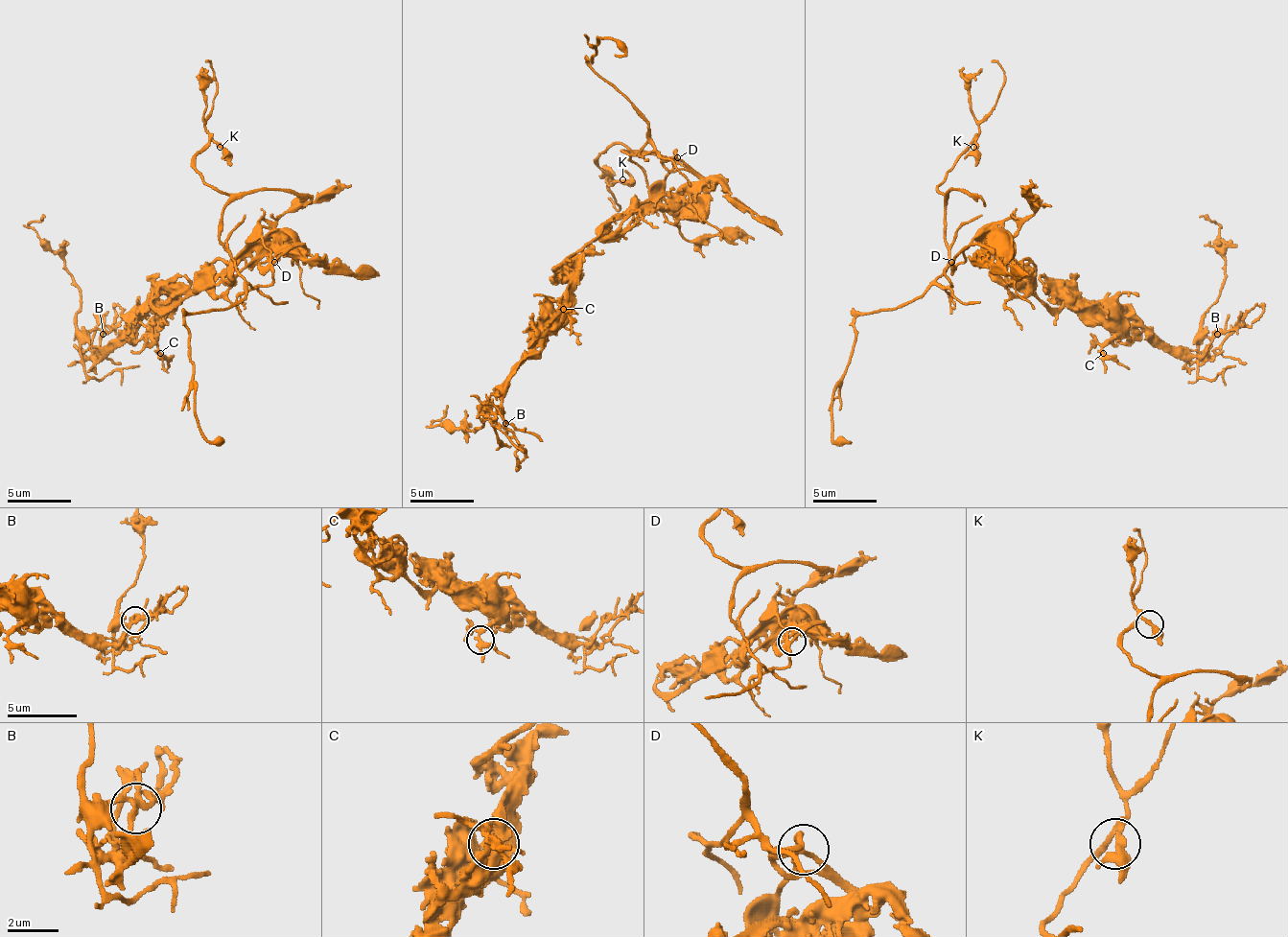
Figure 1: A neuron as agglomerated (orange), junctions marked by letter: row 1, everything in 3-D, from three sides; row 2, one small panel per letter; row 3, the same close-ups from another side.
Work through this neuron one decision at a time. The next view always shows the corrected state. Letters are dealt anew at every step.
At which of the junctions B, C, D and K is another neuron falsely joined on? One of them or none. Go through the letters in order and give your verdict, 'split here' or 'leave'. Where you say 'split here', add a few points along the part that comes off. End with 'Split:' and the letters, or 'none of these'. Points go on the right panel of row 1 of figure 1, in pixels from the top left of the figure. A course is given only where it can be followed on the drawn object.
B: leave
C: leave
D: leave
K: leave
Split: none of these

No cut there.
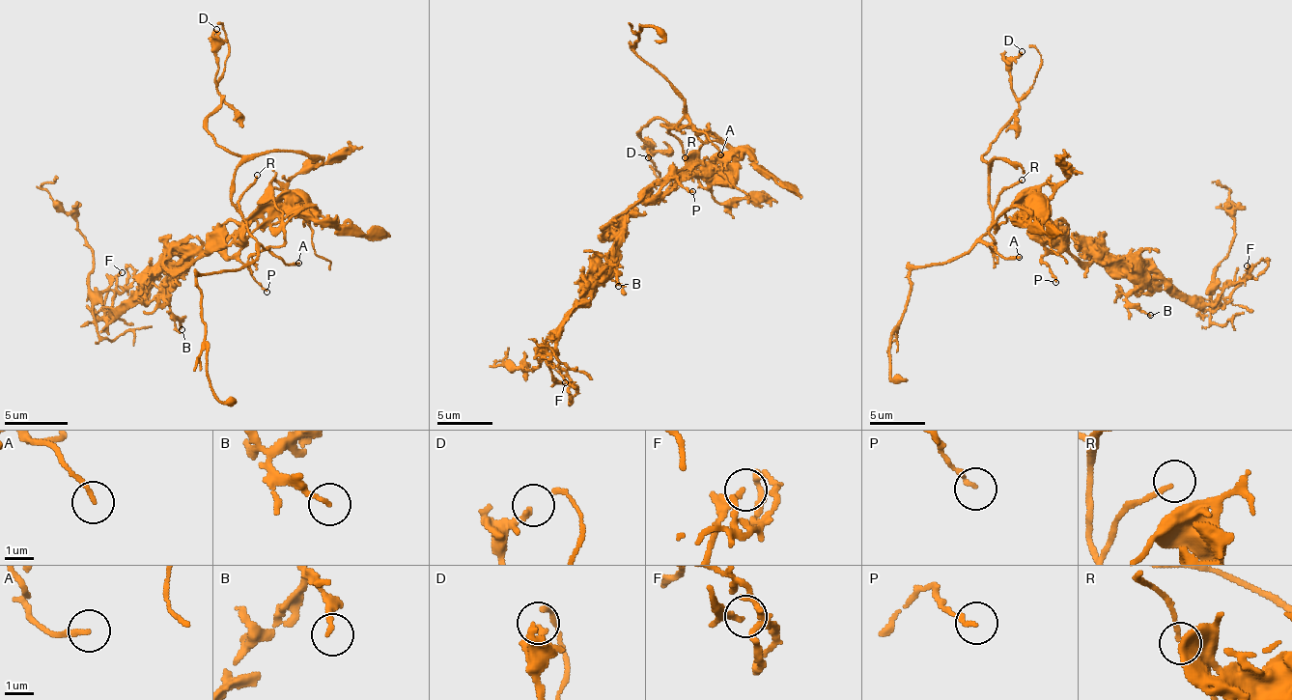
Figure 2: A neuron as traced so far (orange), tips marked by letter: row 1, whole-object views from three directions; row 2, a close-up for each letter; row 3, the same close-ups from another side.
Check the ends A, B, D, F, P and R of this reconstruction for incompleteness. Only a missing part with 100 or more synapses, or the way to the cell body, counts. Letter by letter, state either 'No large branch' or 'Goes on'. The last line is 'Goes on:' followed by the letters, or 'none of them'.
A: No large branch
B: No large branch
D: No large branch
F: No large branch
P: No large branch
R: Goes on
Goes on: R

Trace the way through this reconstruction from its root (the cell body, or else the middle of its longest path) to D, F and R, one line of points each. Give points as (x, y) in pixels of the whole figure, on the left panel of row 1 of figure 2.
D: (229, 235), (264, 200), (282, 215), (282, 244), (264, 247), (232, 200), (241, 158), (207, 127), (216, 29)
F: (229, 235), (222, 235), (197, 260), (184, 260), (118, 317), (112, 317), (102, 304), (109, 285), (122, 272)
R: (229, 235), (269, 200), (282, 215), (282, 244), (264, 247), (241, 212), (238, 200), (257, 175)

